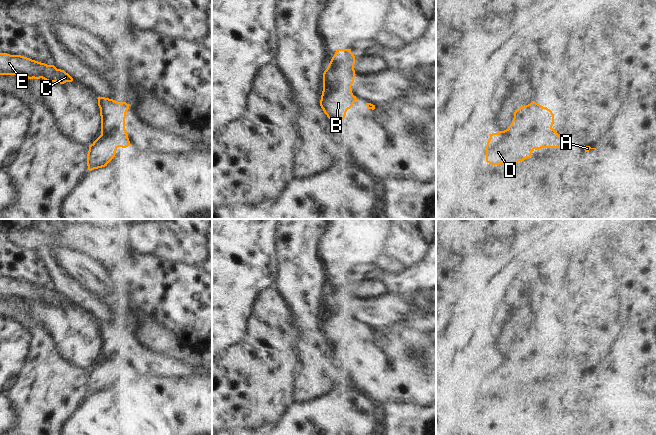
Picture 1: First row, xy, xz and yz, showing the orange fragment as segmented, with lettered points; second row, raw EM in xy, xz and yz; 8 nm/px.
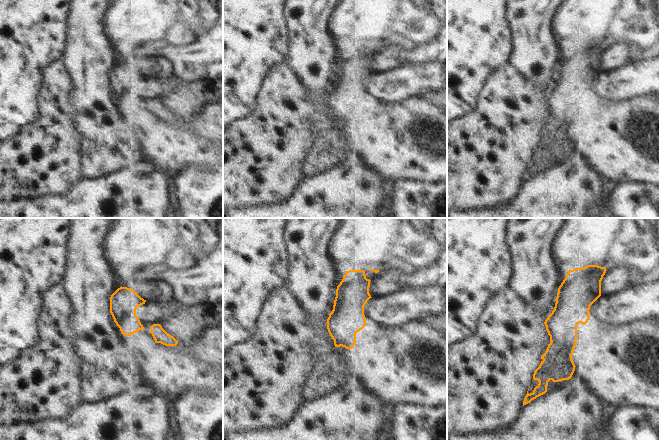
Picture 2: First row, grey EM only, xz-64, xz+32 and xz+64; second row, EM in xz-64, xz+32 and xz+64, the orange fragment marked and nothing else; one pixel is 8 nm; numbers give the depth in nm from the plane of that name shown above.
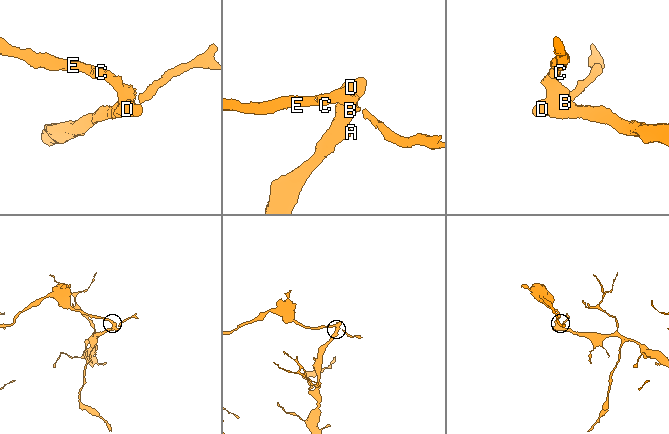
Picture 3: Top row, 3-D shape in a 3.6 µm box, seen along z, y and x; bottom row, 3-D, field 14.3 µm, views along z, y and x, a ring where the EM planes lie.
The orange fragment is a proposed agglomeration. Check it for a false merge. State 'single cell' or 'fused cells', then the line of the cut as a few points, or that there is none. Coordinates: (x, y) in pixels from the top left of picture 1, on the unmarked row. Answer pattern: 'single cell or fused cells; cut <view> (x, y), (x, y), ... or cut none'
fused cells; cut yz (551, 351), (532, 360), (516, 360), (507, 353)

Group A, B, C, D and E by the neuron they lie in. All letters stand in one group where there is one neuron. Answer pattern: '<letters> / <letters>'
A B D / C E

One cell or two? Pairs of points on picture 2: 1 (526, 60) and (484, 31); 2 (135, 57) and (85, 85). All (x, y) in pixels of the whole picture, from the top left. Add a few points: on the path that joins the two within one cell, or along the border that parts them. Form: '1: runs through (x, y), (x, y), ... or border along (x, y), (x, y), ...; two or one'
1: border along (510, 27), (511, 52), (507, 61); two
2: border along (124, 46), (120, 61); two

